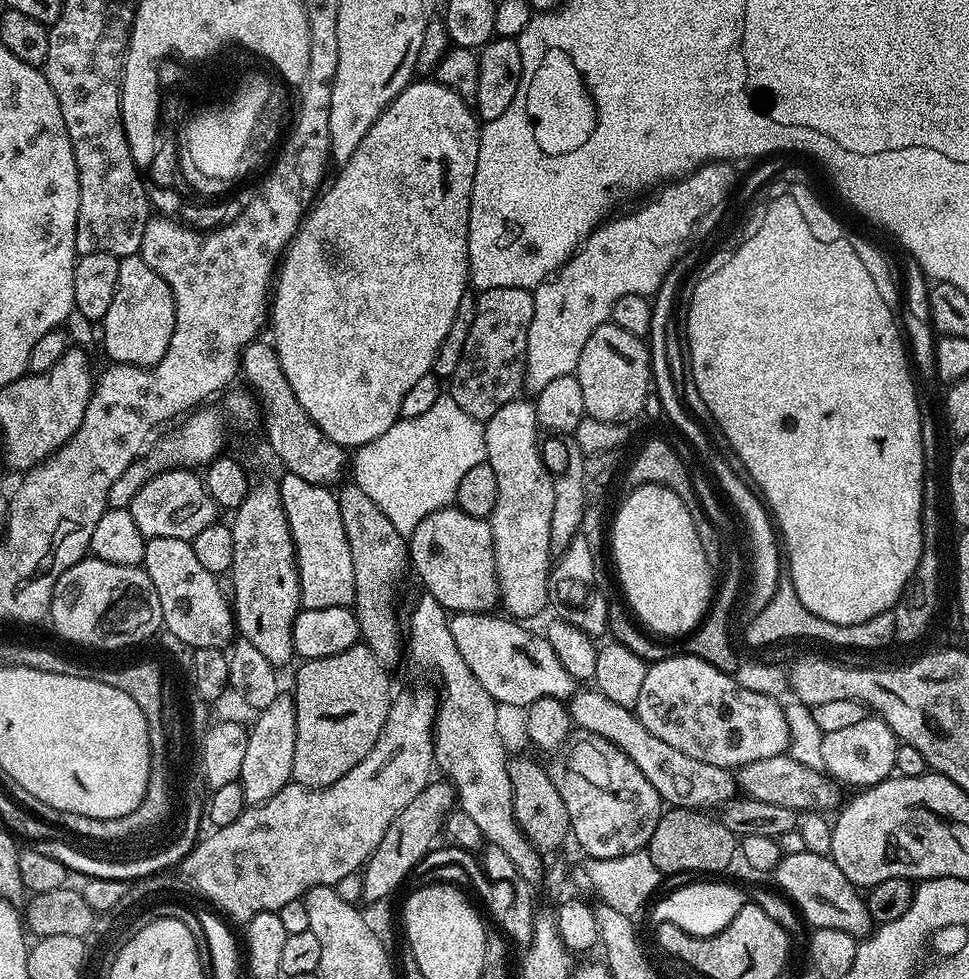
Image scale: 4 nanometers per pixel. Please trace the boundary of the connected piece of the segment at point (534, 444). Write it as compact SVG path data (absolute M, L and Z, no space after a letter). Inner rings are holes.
M524 399L511 400L484 424L486 463L498 478L498 500L490 517L496 581L500 587L498 600L502 608L504 604L503 611L520 622L528 622L531 616L549 607L548 581L554 560L550 550L554 486L540 456L542 436L536 422L535 403Z

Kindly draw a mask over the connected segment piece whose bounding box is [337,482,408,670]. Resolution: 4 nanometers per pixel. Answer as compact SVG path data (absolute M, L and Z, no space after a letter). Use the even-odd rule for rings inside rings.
M347 482L337 491L339 514L345 527L346 540L350 545L350 560L353 563L355 598L354 611L359 620L363 643L378 658L385 668L392 670L402 660L402 624L394 614L392 606L392 582L406 570L407 543L405 537L391 525L390 518L378 509L362 488Z

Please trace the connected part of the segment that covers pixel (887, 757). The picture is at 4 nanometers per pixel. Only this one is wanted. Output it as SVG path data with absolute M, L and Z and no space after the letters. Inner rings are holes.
M868 714L854 726L822 735L823 771L841 785L853 784L853 789L856 790L868 788L893 775L897 743L896 735L892 733L890 726L886 726L886 722L875 715Z

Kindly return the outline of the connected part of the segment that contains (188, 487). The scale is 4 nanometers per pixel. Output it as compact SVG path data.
M187 467L169 468L167 472L157 472L134 494L131 514L138 522L138 530L146 538L182 538L192 541L206 526L217 523L218 509L214 498L204 489L203 479Z

